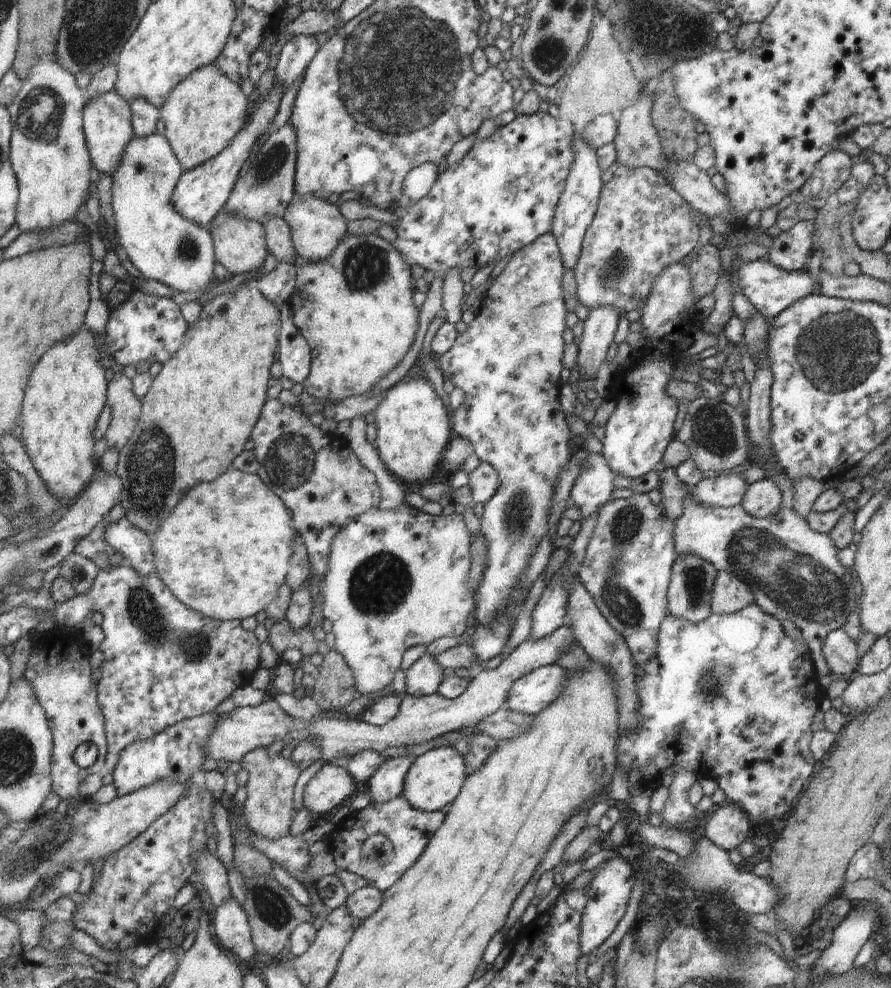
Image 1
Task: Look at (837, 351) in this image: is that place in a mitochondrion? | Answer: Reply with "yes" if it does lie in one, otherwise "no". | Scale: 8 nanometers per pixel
yes

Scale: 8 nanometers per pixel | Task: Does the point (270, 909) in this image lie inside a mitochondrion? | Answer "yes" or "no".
yes

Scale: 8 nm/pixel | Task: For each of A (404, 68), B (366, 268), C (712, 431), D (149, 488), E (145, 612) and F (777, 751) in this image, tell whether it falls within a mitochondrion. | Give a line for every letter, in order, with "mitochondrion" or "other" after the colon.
A: mitochondrion
B: mitochondrion
C: mitochondrion
D: mitochondrion
E: mitochondrion
F: other

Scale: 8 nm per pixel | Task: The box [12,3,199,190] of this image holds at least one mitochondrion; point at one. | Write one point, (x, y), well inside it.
(42, 110)

